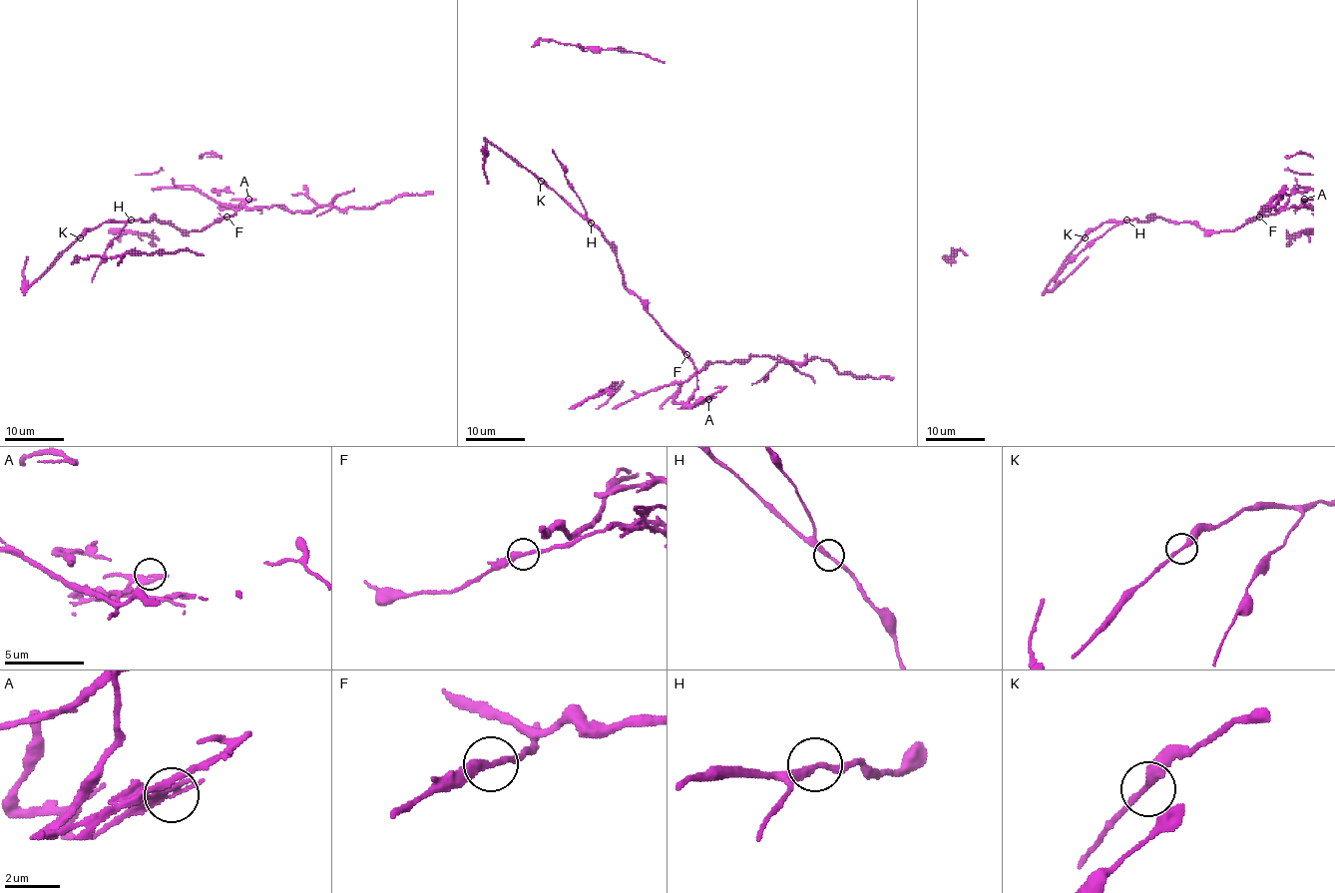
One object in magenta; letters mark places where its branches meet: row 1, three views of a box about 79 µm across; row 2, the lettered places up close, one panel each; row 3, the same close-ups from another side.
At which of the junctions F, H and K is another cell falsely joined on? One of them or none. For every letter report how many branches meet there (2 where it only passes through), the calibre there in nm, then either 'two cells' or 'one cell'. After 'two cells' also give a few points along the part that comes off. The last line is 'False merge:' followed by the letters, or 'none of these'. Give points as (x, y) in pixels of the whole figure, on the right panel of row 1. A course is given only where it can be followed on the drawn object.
F: 2 | 260 nm | two cells | (1259, 217), (1274, 214), (1265, 206), (1261, 212), (1273, 208), (1283, 191)
H: 2 | 260 nm | one cell
K: 2 | 260 nm | one cell
False merge: F

